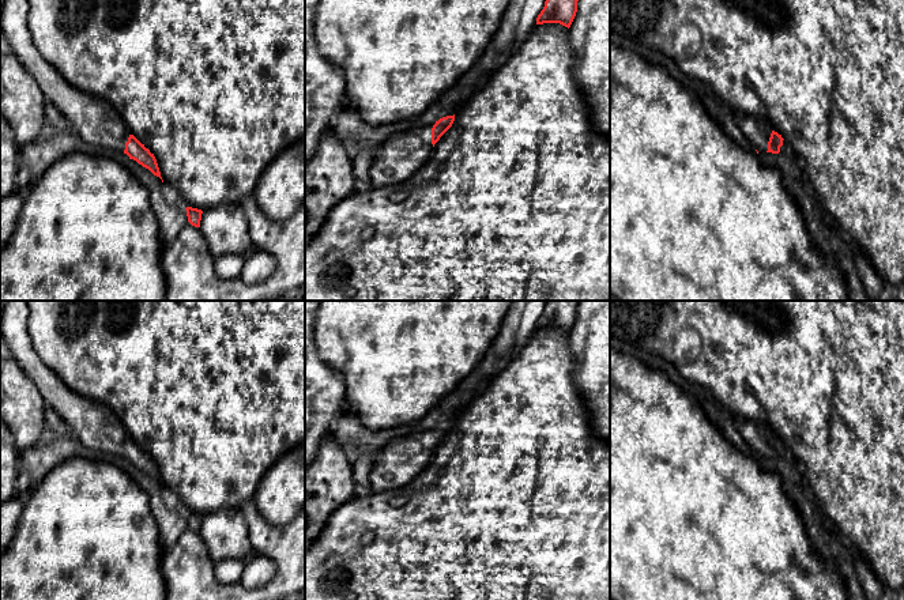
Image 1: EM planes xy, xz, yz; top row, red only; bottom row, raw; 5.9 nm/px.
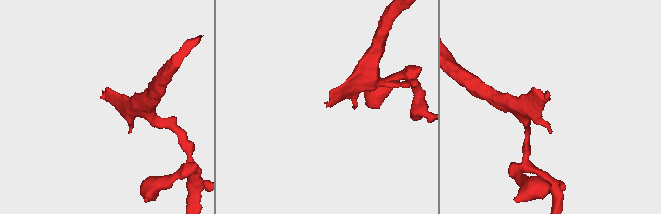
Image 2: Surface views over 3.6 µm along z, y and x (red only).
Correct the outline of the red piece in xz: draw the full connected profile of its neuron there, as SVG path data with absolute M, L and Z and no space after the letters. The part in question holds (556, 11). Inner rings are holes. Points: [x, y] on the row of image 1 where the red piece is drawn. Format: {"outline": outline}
{"outline": "M546 0L545 7L536 18L536 24L560 23L570 27L576 12L579 0Z"}

